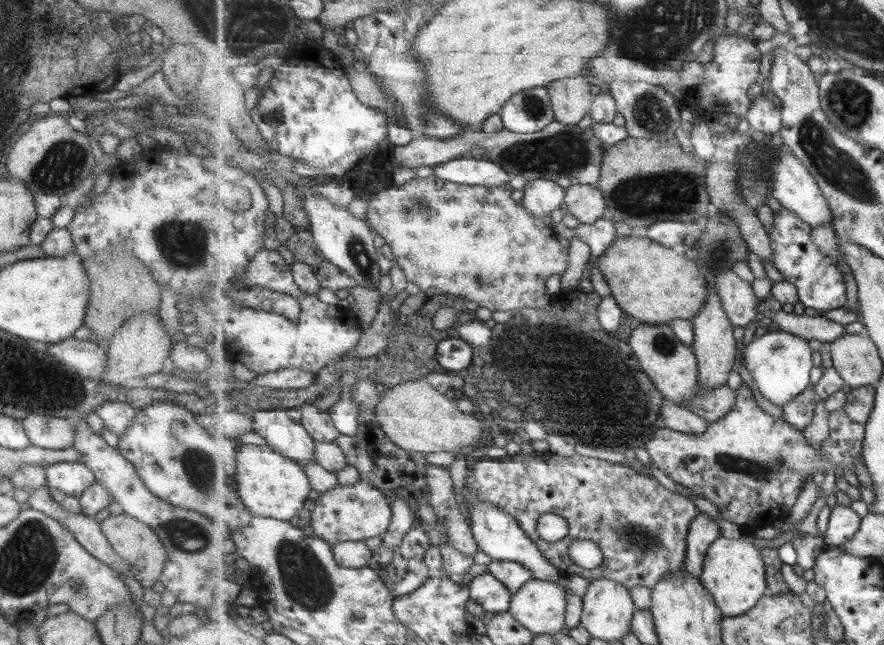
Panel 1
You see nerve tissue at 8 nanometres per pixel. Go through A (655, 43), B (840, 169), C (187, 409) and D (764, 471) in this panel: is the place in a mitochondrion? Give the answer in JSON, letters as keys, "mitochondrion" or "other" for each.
{"A":"mitochondrion","B":"mitochondrion","C":"other","D":"mitochondrion"}

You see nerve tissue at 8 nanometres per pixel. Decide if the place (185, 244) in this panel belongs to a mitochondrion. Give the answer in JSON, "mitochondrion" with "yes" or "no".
{"mitochondrion":"yes"}

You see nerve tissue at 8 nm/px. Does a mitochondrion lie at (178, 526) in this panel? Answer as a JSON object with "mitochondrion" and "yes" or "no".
{"mitochondrion":"yes"}

